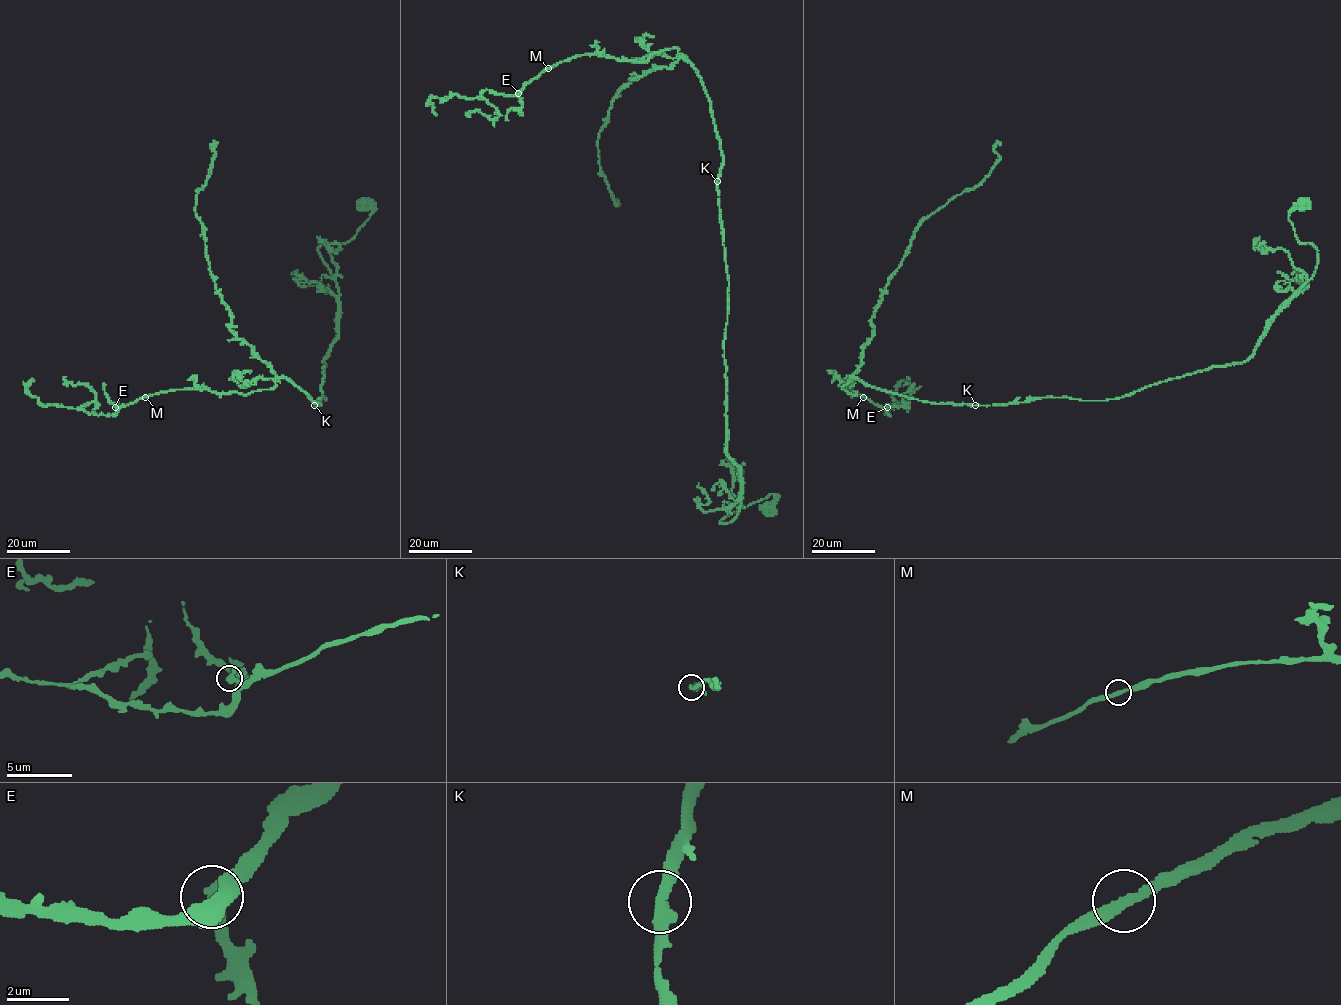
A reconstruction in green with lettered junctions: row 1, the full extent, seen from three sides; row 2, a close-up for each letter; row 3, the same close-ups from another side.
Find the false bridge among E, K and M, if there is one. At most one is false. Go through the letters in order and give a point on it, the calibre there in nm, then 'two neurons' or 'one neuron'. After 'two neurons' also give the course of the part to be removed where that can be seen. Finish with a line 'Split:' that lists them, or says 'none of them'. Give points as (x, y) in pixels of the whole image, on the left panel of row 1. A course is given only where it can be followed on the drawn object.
E: place (115, 407); calibre 320 nm; one neuron
K: place (314, 405); calibre 360 nm; one neuron
M: place (145, 397); calibre 280 nm; one neuron
Split: none of them

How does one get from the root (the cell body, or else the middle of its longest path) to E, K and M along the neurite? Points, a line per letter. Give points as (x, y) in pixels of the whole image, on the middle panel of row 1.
E: (770, 510), (772, 494), (720, 522), (743, 480), (698, 72), (676, 48), (579, 54), (518, 93)
K: (770, 510), (772, 494), (720, 522), (730, 522), (738, 513), (743, 480), (727, 452), (728, 278), (717, 181)
M: (770, 510), (772, 494), (720, 522), (743, 480), (727, 452), (722, 150), (701, 77), (676, 48), (548, 69)

